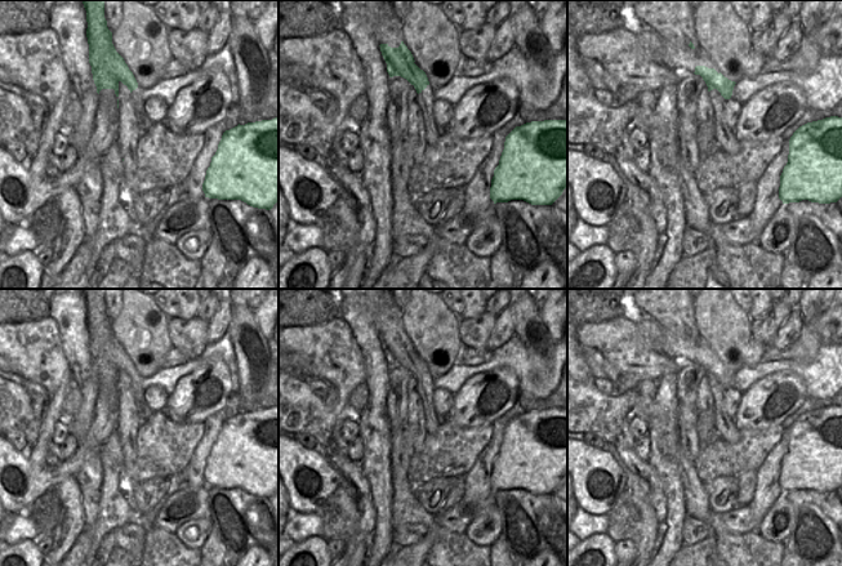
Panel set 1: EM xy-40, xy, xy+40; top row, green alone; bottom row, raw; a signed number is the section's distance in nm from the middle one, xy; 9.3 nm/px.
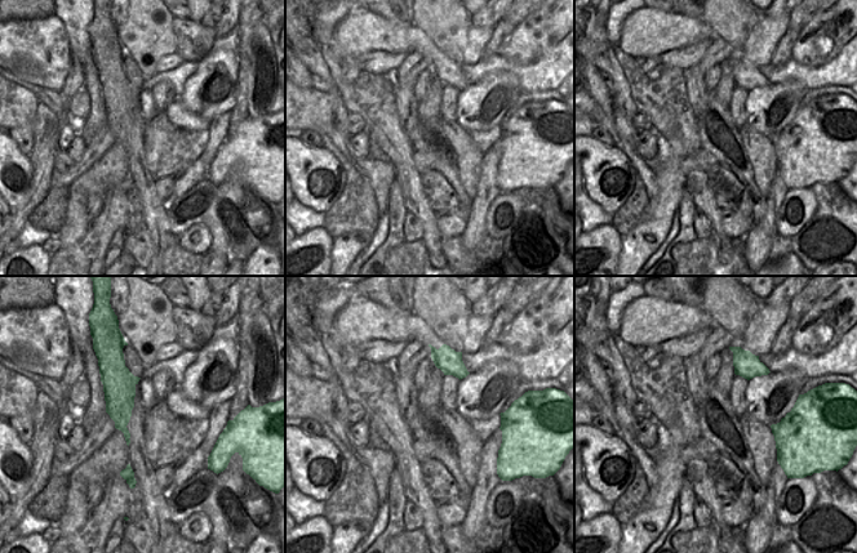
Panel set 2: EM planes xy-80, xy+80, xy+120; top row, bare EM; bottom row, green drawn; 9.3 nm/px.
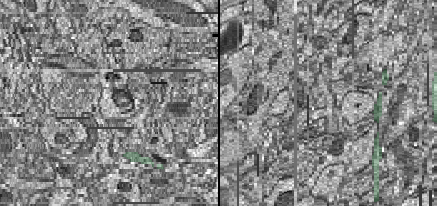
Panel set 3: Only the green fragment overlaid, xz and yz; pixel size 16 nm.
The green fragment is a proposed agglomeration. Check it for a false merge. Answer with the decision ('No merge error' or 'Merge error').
Merge error

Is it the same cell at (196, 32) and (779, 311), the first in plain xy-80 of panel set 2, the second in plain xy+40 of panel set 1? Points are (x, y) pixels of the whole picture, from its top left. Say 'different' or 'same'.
same

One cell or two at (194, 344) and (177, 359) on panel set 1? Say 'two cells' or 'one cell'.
two cells

